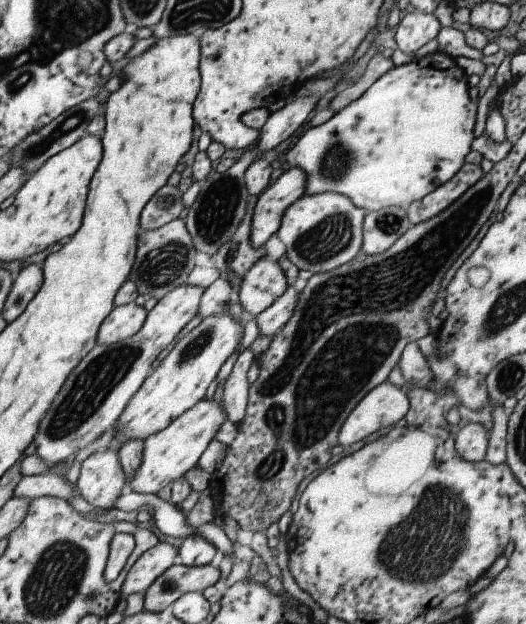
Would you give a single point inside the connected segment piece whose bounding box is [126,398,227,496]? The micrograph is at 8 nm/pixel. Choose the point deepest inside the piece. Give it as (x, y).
(167, 455)

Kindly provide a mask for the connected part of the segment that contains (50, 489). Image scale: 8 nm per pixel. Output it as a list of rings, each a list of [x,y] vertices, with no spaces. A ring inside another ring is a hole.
[[[51,473],[43,475],[35,475],[21,478],[21,482],[17,482],[13,496],[17,498],[29,498],[33,500],[37,497],[57,497],[61,500],[71,500],[73,498],[73,490],[61,480],[61,477]]]

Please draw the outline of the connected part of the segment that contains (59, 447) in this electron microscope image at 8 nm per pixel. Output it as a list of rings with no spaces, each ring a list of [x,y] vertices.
[[[184,283],[177,288],[173,288],[171,292],[167,292],[163,298],[160,298],[156,304],[146,312],[145,322],[131,338],[126,338],[114,342],[113,344],[101,344],[91,348],[81,362],[67,374],[61,390],[55,394],[51,406],[47,408],[47,412],[43,414],[43,418],[39,420],[39,428],[32,438],[33,446],[35,446],[35,454],[45,462],[49,467],[54,467],[59,462],[64,462],[67,456],[75,454],[77,450],[83,448],[89,442],[93,442],[100,434],[113,427],[119,414],[123,412],[129,398],[139,390],[139,386],[143,384],[146,376],[151,372],[151,364],[155,357],[167,344],[169,344],[179,333],[181,328],[198,315],[199,302],[201,302],[201,294],[205,288],[193,286]]]

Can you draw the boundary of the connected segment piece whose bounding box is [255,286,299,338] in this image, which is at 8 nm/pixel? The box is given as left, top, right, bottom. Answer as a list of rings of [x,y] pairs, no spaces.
[[[287,286],[285,292],[274,300],[261,314],[255,317],[259,336],[272,336],[289,320],[297,304],[297,294],[293,286]]]

